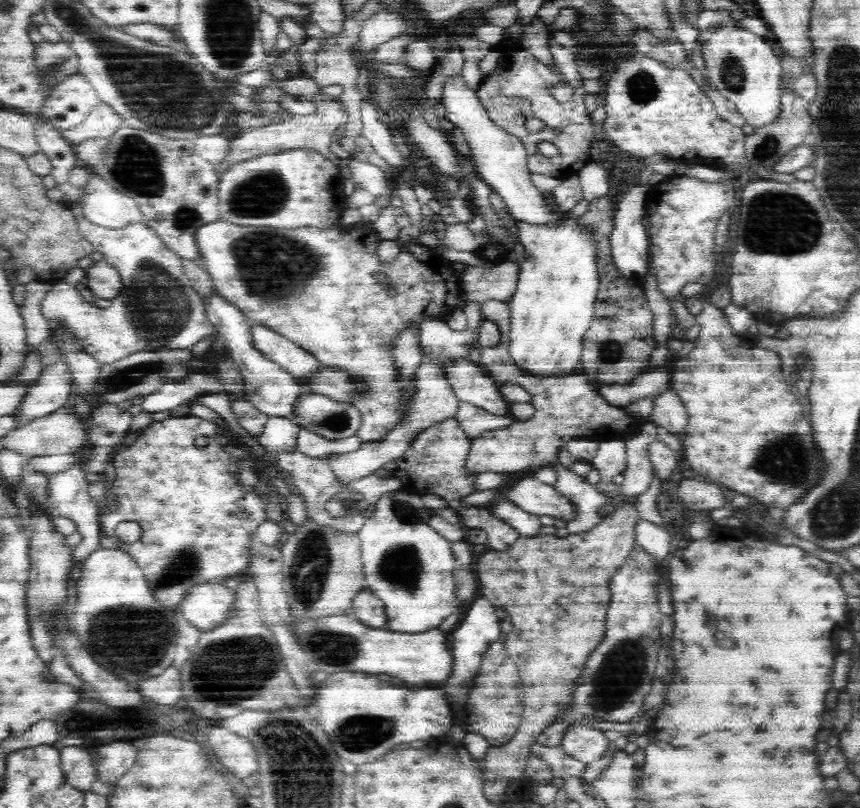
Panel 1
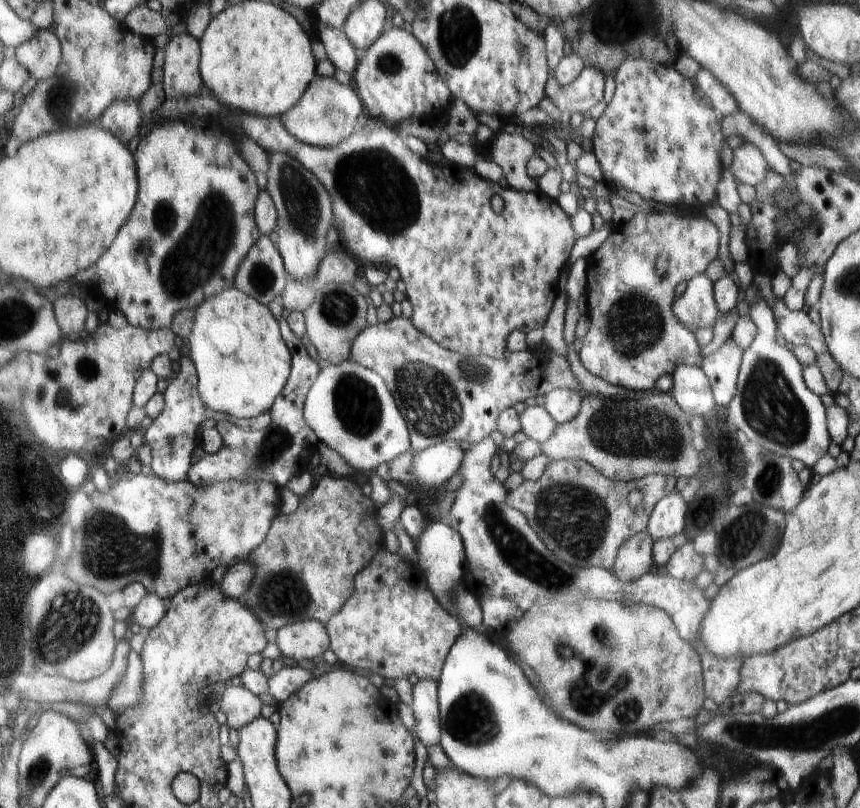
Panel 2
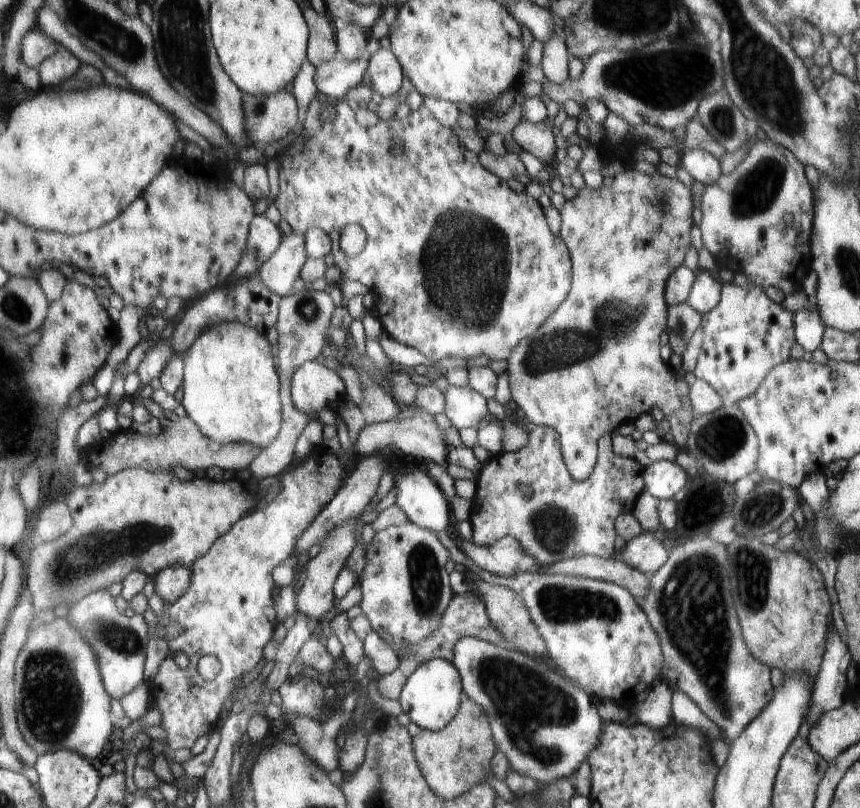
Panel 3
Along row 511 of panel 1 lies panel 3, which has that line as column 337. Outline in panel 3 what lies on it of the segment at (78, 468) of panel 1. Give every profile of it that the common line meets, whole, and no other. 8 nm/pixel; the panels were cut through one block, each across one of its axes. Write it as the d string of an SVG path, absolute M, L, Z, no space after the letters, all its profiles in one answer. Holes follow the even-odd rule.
M338 51L330 62L322 62L315 68L314 82L318 91L324 96L343 100L351 95L355 86L363 82L367 74L367 58L348 62Z

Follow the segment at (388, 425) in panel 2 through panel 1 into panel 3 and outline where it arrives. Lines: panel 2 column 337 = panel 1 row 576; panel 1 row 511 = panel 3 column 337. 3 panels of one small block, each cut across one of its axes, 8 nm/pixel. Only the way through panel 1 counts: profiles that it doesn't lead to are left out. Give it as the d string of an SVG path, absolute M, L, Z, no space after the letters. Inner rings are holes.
M316 359L302 364L293 375L292 402L310 418L315 418L324 408L335 409L346 394L338 373Z

